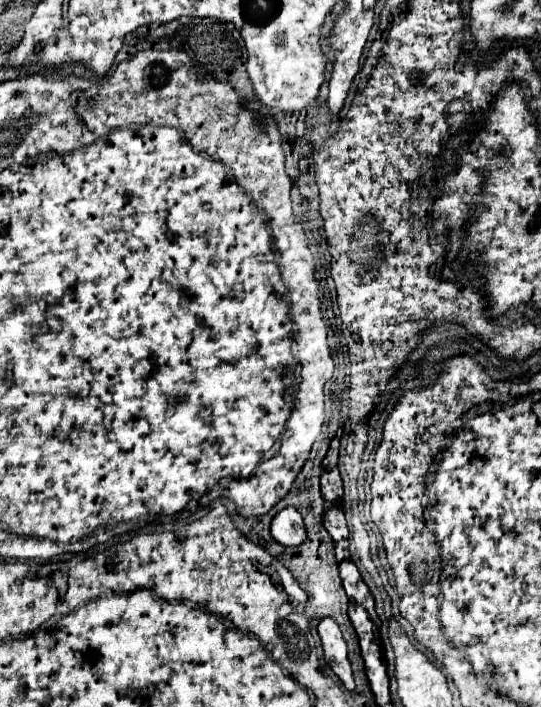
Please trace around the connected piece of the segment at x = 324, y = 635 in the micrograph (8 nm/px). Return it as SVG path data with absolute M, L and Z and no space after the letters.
M326 617L318 625L318 635L324 647L324 659L330 665L330 669L338 675L338 679L344 683L348 691L354 691L354 677L348 661L348 651L346 651L346 641L342 637L340 627L336 625L334 619Z

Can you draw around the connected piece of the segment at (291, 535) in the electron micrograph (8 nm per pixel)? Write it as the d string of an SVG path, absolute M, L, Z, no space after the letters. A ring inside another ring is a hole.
M286 507L282 509L270 525L270 533L272 537L286 545L286 547L296 547L306 539L306 529L302 523L302 515L294 509L294 507Z

